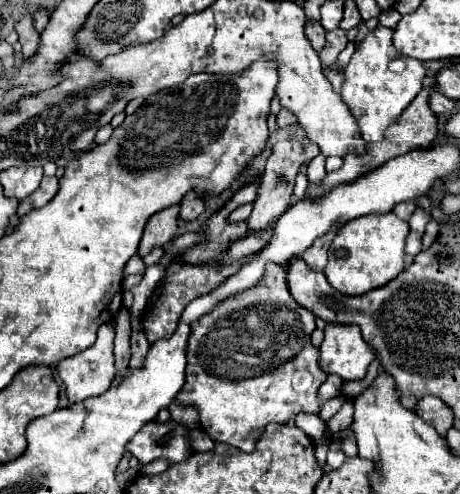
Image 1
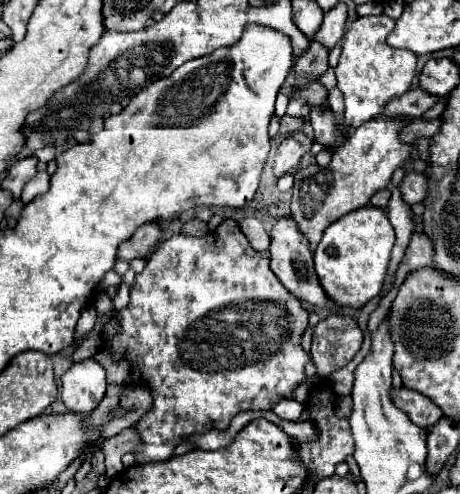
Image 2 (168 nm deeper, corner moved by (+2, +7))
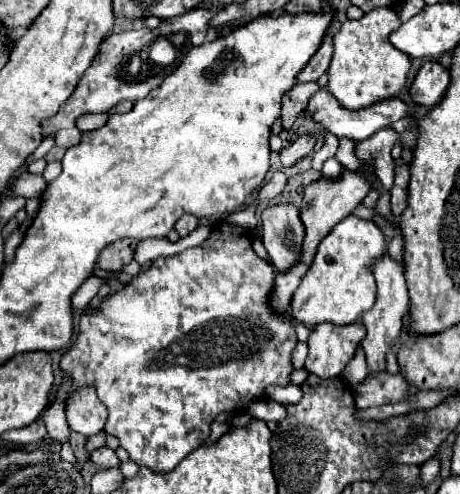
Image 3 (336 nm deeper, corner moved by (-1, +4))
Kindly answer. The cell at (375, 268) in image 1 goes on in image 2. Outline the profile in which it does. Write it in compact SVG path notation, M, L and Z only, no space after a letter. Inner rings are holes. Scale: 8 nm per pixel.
M373 205L361 207L329 225L313 253L315 271L327 297L337 307L361 309L367 305L381 291L393 243L395 231L387 219L385 209Z

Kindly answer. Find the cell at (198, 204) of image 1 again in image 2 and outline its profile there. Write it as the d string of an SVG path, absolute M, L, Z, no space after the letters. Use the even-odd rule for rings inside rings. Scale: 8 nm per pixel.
M229 219L223 225L219 225L213 235L207 237L187 237L187 235L177 235L171 237L169 241L161 243L157 251L153 251L153 255L149 257L145 269L135 277L135 283L131 285L131 299L129 305L121 311L115 311L113 317L119 323L119 331L115 333L115 337L105 339L99 347L99 351L95 353L95 361L99 365L103 365L103 369L107 371L107 383L109 385L128 385L127 383L142 382L149 387L151 395L153 395L153 405L151 409L137 421L135 431L139 435L141 445L133 451L135 455L135 463L137 465L147 465L147 463L163 463L169 461L173 457L175 447L181 443L181 439L191 437L191 435L199 435L205 433L209 429L227 429L229 421L241 413L241 411L263 411L263 409L271 409L273 403L277 403L279 399L291 397L291 391L299 385L299 383L313 383L313 379L307 379L303 373L305 363L309 361L309 355L301 349L301 335L307 329L307 321L309 321L309 313L305 311L303 303L293 297L283 285L281 281L277 281L277 277L273 275L273 271L269 269L269 253L267 251L255 251L247 237L241 233L239 225Z

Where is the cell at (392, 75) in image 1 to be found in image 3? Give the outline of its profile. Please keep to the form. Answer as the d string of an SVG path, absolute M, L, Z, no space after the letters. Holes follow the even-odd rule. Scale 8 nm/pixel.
M376 8L360 20L346 20L334 34L334 56L328 68L328 90L348 110L368 108L380 100L398 96L410 72L410 56L392 48L390 34L400 26L392 8Z

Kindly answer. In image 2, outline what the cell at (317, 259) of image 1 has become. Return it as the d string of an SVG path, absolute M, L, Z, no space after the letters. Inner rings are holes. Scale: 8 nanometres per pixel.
M377 117L373 121L367 121L365 125L351 131L345 145L333 151L329 169L313 163L309 167L301 167L295 173L291 217L297 221L299 231L309 239L311 249L315 250L323 231L333 221L369 205L369 199L379 189L387 187L393 171L397 167L403 167L411 159L413 145L405 145L399 141L399 129L403 125L407 125L405 119Z

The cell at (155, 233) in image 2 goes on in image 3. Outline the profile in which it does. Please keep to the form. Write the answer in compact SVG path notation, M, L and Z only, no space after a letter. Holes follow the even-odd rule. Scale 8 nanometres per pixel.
M118 240L116 244L110 244L100 254L98 268L108 270L108 272L120 272L122 266L126 266L134 260L134 250L138 244L140 244L138 240Z

